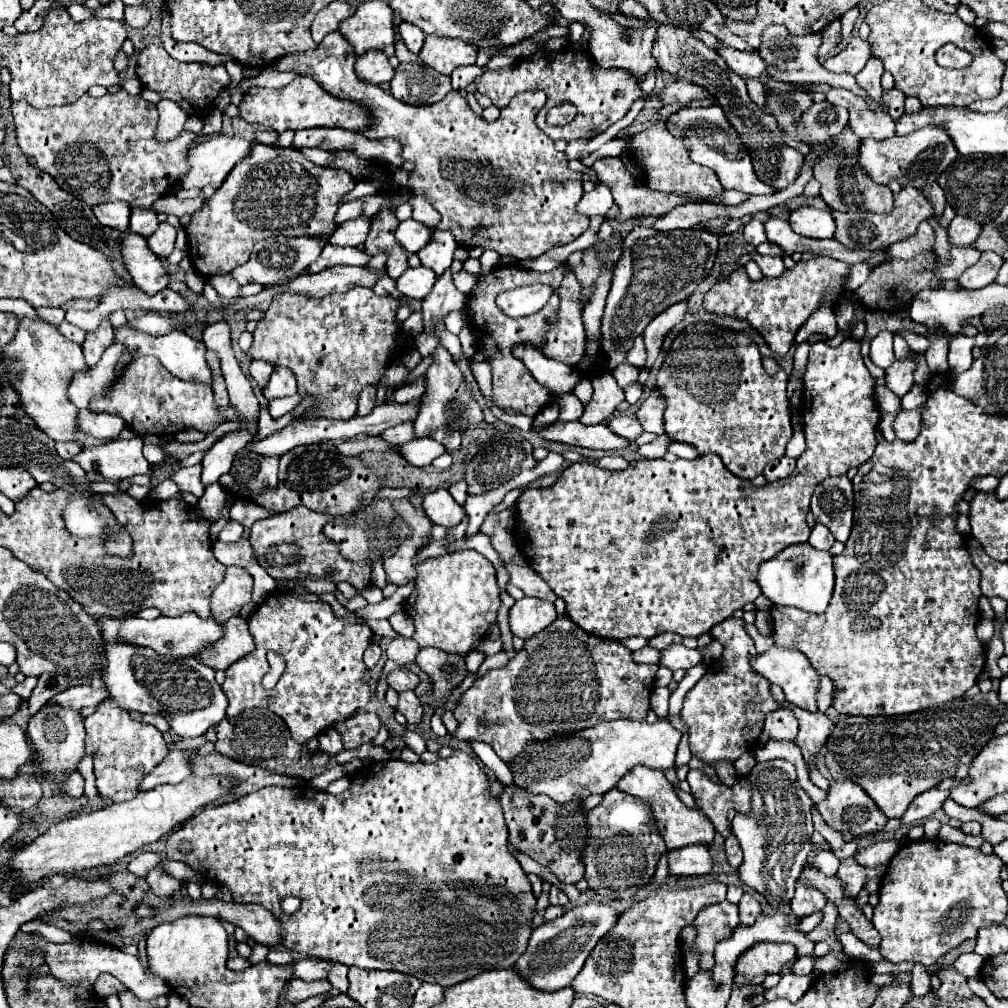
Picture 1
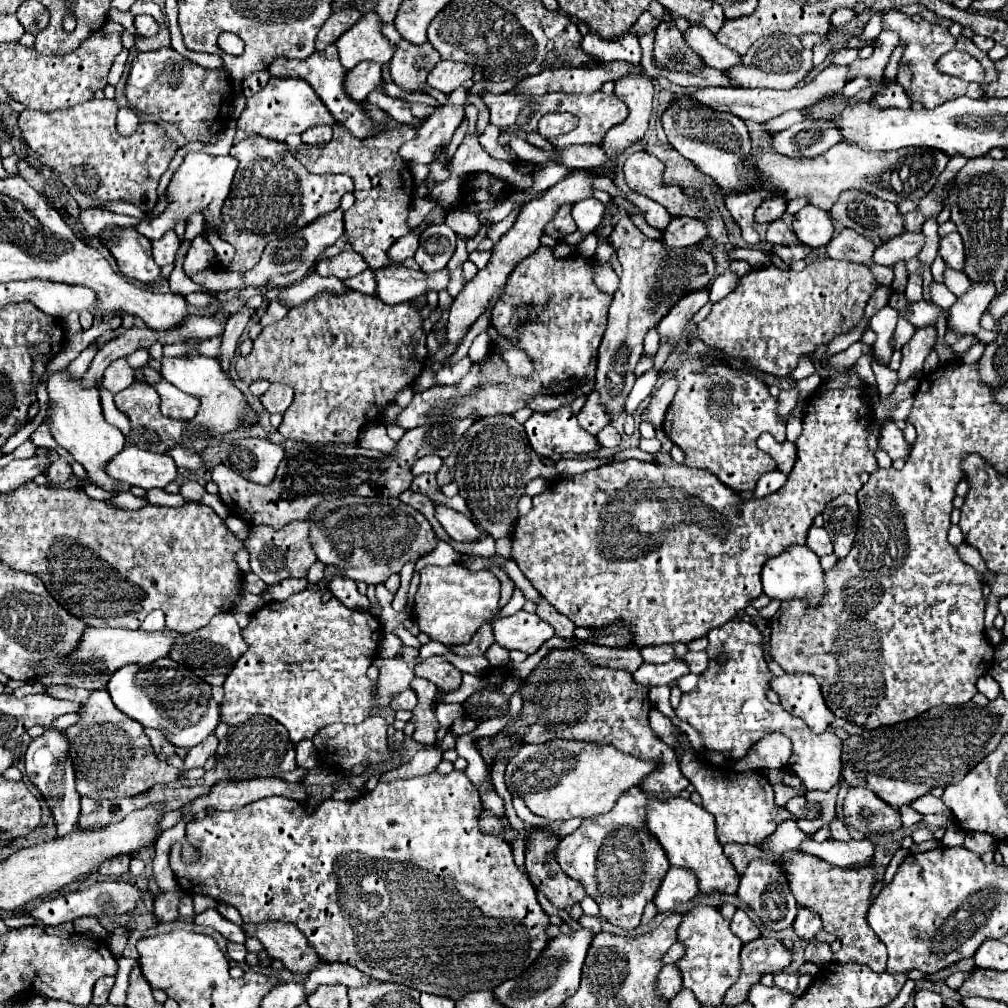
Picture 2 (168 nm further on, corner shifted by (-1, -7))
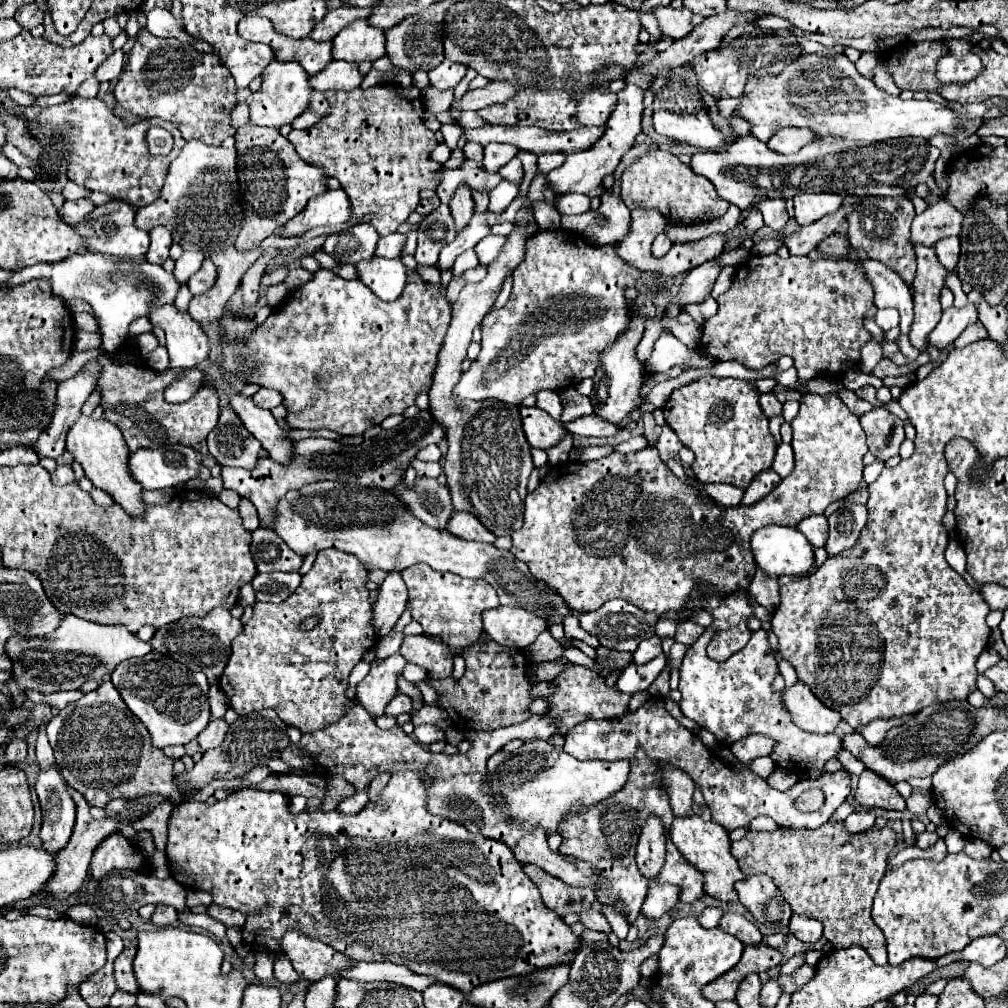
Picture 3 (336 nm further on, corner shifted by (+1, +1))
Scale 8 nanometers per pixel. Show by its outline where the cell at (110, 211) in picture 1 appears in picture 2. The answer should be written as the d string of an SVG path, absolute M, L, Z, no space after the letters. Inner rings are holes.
M89 208L89 210L81 210L81 224L85 226L85 232L89 236L97 236L105 226L137 226L139 220L131 218L131 216L121 216L115 212L107 212L107 210L99 210L99 208Z

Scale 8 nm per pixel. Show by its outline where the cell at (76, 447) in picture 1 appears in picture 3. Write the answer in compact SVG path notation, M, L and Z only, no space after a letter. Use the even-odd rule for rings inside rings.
M59 464L59 466L55 468L55 472L51 472L51 480L53 480L53 484L57 484L57 486L75 482L75 476L73 476L71 466L69 466L69 464Z

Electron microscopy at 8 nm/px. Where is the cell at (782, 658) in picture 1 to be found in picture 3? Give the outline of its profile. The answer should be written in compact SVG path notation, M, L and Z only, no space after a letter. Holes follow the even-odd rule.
M801 680L793 686L787 686L781 692L781 700L783 706L789 710L793 722L807 732L829 734L841 720L839 712L827 708Z

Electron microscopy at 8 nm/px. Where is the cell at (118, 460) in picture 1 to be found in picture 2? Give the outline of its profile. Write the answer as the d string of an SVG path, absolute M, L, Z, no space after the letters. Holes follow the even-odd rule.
M129 444L107 464L107 474L119 482L145 490L165 488L177 478L175 462L169 454L153 454Z

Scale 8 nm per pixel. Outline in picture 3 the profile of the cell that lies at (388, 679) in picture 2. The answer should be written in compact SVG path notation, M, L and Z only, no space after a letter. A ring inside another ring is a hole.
M393 654L385 660L379 660L377 666L365 676L357 686L357 700L371 716L381 716L389 700L397 694L397 678L405 670L407 660L401 654Z

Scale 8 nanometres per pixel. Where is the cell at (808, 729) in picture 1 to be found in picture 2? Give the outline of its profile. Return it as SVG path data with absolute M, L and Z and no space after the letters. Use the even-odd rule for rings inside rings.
M731 620L721 628L713 628L707 638L709 646L705 652L709 654L709 666L699 676L699 686L681 696L681 704L675 710L677 718L699 730L707 750L717 750L729 760L741 760L757 740L771 732L781 732L793 744L787 768L803 780L807 790L831 790L841 776L843 742L829 730L823 734L813 734L807 724L801 722L801 718L785 712L781 704L771 704L767 700L765 692L769 690L769 680L773 680L773 674L763 658L763 638L759 630L749 622ZM721 652L729 654L725 664L717 662Z

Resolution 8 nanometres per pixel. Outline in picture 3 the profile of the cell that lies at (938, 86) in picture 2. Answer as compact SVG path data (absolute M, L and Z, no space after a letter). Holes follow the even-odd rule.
M947 38L943 40L947 54L937 62L937 80L941 84L967 84L983 72L979 54L973 50L971 40Z

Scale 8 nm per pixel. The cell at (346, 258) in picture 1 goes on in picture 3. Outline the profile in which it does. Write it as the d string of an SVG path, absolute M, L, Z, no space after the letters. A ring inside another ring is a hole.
M361 224L327 236L323 250L333 256L337 264L357 264L361 260L373 258L377 240L377 232L371 230L369 224Z

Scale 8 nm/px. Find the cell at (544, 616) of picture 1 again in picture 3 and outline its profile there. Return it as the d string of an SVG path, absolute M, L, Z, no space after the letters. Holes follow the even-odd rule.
M499 606L483 612L483 630L497 644L523 650L547 630L547 624L541 616L521 606Z

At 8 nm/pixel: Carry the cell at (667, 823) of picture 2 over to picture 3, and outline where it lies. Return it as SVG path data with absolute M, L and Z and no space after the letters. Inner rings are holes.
M689 814L689 816L673 816L671 828L669 828L671 840L677 846L677 850L683 854L683 858L695 866L701 874L703 874L703 888L709 896L725 900L725 902L733 902L737 900L737 892L733 888L733 884L737 880L743 880L743 872L737 866L737 860L731 856L729 852L729 834L713 822L705 822L699 814Z

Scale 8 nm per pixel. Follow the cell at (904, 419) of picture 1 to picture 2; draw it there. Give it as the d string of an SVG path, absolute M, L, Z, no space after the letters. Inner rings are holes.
M887 422L887 424L881 426L879 446L881 446L883 452L887 452L887 456L891 460L907 458L907 454L909 454L909 444L905 442L903 432L895 426L895 422Z

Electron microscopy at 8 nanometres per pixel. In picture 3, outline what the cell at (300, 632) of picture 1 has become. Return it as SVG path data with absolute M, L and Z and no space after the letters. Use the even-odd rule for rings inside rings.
M323 550L317 554L313 568L303 576L301 586L287 600L281 604L257 602L251 620L231 644L229 664L219 680L229 698L229 706L241 716L273 708L287 726L295 726L301 732L315 732L341 720L353 706L353 700L345 696L349 688L349 674L363 654L375 646L375 638L379 638L373 628L373 610L365 580L367 570L359 564L359 560L355 560L355 556L339 550ZM313 616L319 618L317 628L303 630L301 622Z

